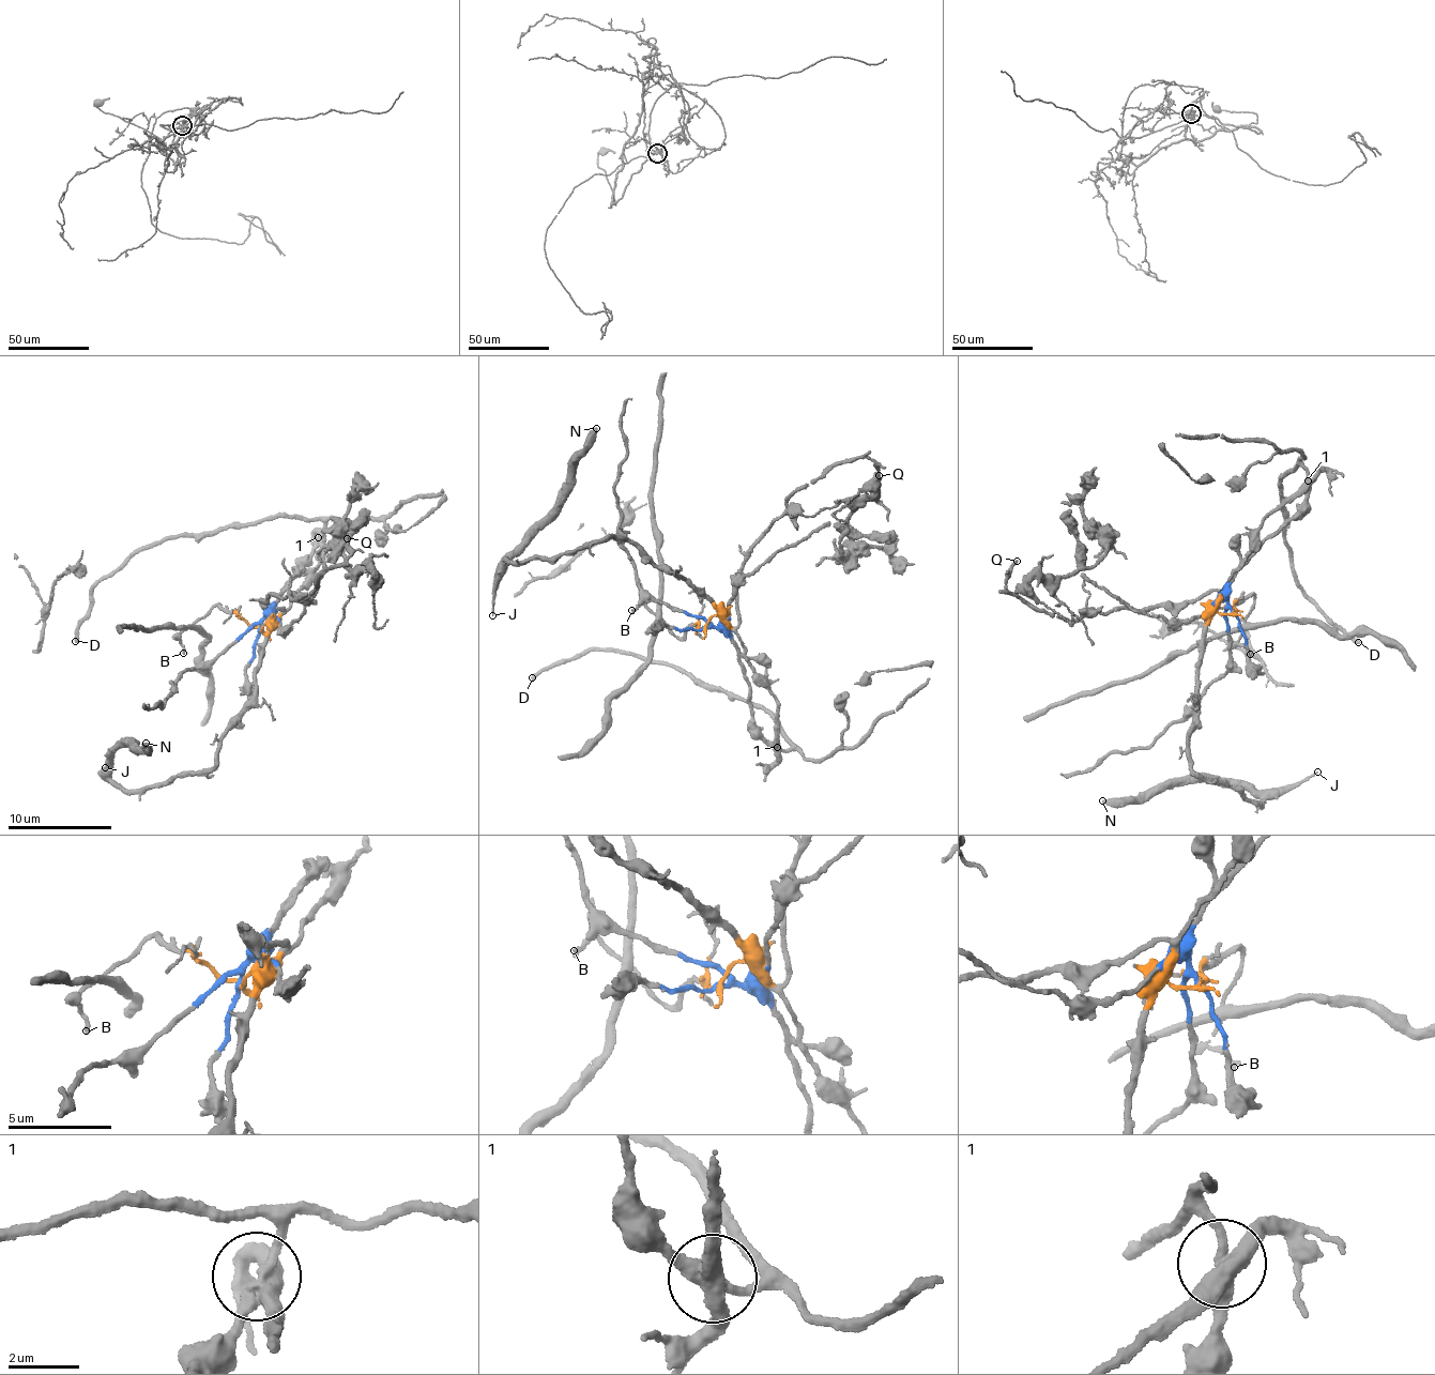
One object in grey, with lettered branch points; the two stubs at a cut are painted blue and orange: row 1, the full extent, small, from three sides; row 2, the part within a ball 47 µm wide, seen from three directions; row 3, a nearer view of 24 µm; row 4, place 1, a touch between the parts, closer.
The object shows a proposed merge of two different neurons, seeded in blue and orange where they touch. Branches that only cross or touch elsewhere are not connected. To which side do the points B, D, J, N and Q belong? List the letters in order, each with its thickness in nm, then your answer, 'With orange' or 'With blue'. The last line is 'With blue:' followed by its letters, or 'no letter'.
B: Thickness 190 nm. With orange
D: Thickness 300 nm. With blue
J: Thickness 140 nm. With orange
N: Thickness 400 nm. With orange
Q: Thickness 180 nm. With orange
With blue: D

